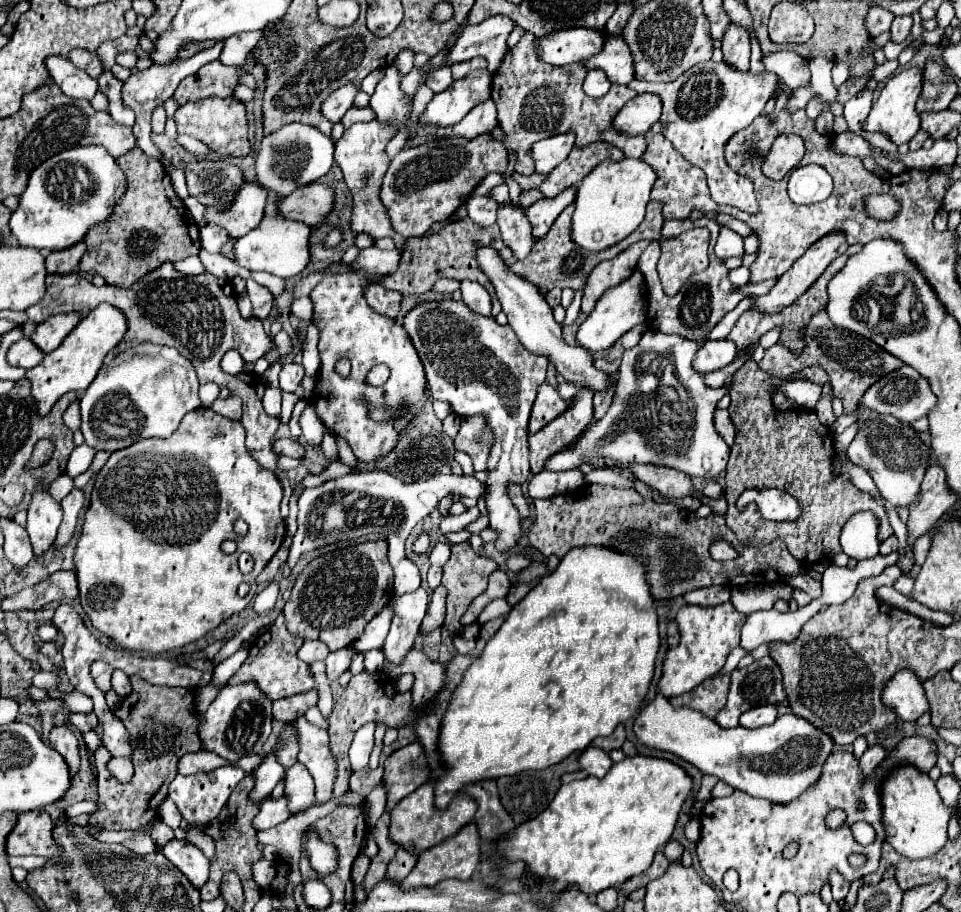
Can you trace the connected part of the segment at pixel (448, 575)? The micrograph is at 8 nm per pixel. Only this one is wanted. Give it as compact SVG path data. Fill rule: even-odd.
M469 542L454 544L454 546L452 546L452 556L450 556L450 560L446 562L446 566L444 566L444 576L442 576L442 586L448 590L448 602L446 602L446 604L448 604L448 612L446 612L444 628L450 632L450 636L460 634L460 630L462 630L462 624L460 624L462 614L468 610L470 602L486 590L486 586L488 586L488 576L490 576L494 570L496 570L496 562L478 556L478 554L472 550Z

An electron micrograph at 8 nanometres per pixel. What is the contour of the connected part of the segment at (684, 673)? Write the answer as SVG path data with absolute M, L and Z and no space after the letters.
M730 602L712 608L682 606L676 614L680 644L676 648L670 648L664 656L662 678L658 680L658 692L666 698L674 698L684 692L690 692L706 678L716 676L726 664L730 650L740 644L740 628L744 620L746 616L740 614Z

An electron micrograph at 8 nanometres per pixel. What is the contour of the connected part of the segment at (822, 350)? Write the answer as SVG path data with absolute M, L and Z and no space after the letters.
M826 310L816 312L810 322L804 326L804 348L802 352L794 352L788 346L782 344L774 344L772 348L766 350L760 368L764 372L770 372L774 376L784 376L784 374L794 374L801 371L804 366L820 366L826 370L826 374L830 376L830 384L834 388L834 396L842 400L844 404L844 412L852 414L854 406L858 404L860 396L868 390L870 384L874 384L880 376L896 370L902 366L900 360L896 360L896 356L888 354L886 350L882 350L880 346L876 346L872 340L866 340L854 332L848 332L844 328L836 328L832 324L832 320L828 318Z

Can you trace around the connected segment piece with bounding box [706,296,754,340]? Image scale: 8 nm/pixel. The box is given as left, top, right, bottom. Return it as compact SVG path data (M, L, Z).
M746 296L744 302L740 302L732 312L728 312L728 314L726 314L726 316L724 316L716 326L714 326L714 330L706 336L706 340L724 340L724 338L728 336L728 332L732 330L732 326L736 324L736 320L740 318L740 314L742 314L744 310L750 308L752 300L754 300L754 296Z

